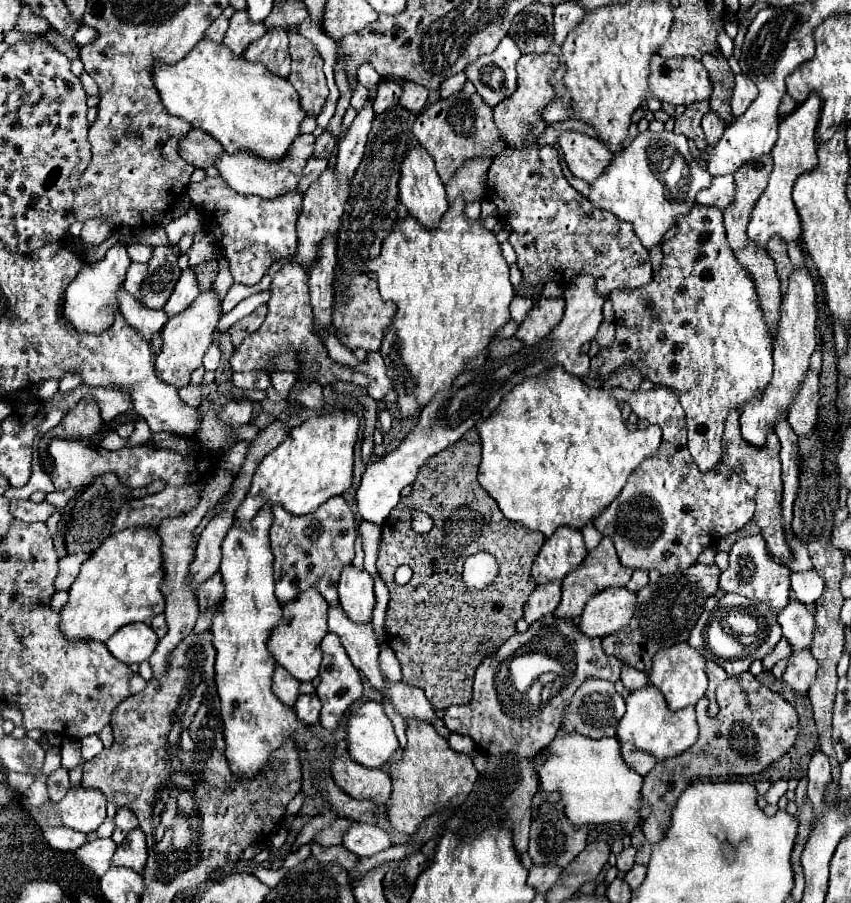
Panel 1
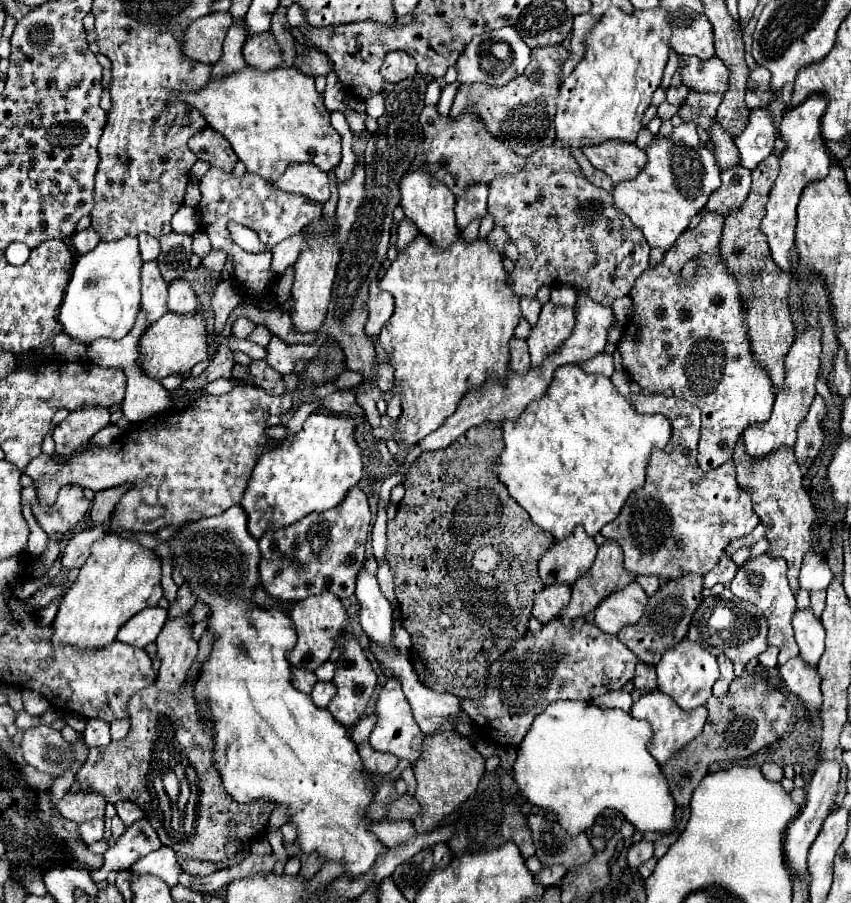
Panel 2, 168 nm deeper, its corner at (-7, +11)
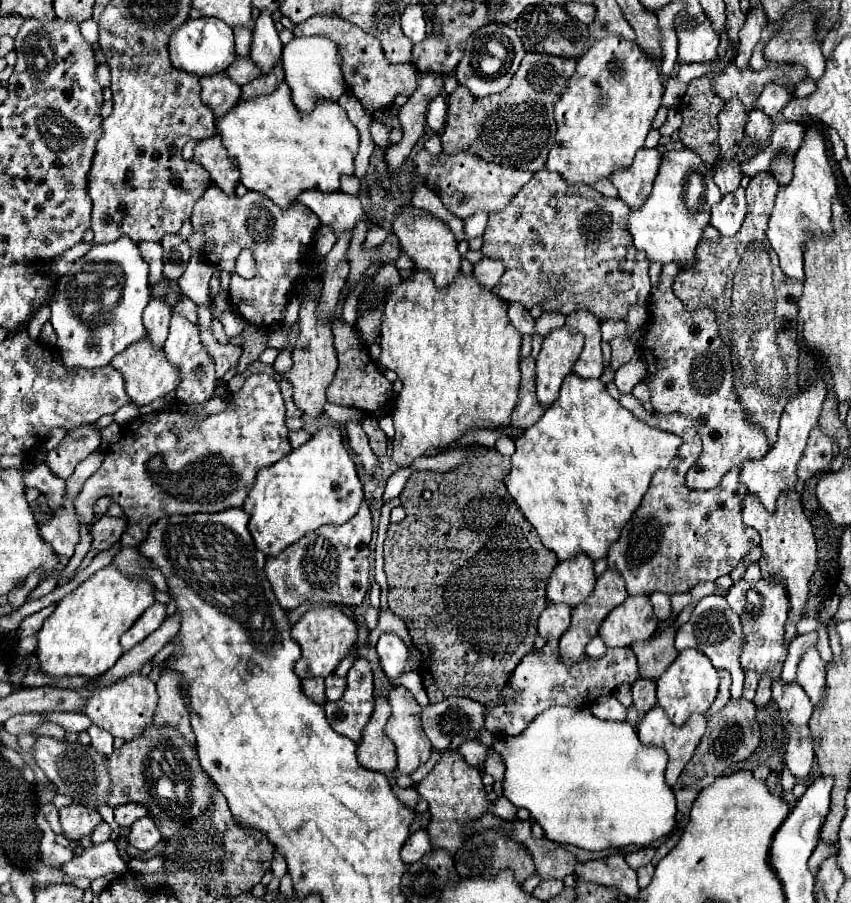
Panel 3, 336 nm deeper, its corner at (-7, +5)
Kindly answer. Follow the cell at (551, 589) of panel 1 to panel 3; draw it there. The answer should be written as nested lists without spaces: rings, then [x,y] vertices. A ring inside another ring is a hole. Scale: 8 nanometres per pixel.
[[[548,604],[538,618],[538,634],[546,640],[558,640],[570,626],[570,606]]]

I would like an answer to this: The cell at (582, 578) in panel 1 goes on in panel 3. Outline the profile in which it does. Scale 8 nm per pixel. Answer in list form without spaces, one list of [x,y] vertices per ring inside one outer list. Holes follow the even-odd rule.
[[[606,570],[598,582],[594,592],[590,594],[588,600],[584,600],[582,604],[578,604],[576,608],[572,608],[572,624],[566,630],[566,634],[560,638],[560,658],[564,664],[576,664],[582,658],[586,658],[586,644],[598,634],[600,624],[604,622],[604,618],[610,614],[610,610],[614,610],[618,604],[622,604],[628,598],[628,592],[624,588],[624,578],[618,572]]]

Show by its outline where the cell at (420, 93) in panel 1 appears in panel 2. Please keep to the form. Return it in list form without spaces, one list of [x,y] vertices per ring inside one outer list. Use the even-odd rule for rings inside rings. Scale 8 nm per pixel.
[[[430,80],[428,82],[428,88],[426,88],[426,94],[424,94],[424,102],[426,104],[436,104],[440,98],[440,86],[436,80]]]

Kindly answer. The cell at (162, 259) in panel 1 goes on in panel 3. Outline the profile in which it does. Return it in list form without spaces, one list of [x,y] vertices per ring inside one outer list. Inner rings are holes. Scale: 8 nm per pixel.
[[[166,234],[160,244],[164,248],[164,278],[178,280],[190,262],[192,250],[178,234]]]

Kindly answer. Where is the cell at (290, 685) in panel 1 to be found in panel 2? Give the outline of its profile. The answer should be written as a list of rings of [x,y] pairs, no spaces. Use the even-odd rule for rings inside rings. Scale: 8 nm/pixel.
[[[292,668],[292,686],[304,694],[310,694],[316,684],[316,674],[304,668]]]

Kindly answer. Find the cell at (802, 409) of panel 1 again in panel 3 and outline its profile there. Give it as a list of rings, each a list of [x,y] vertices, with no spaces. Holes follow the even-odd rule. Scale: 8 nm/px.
[[[814,428],[808,440],[808,446],[798,462],[798,478],[808,480],[818,472],[824,472],[832,462],[832,442],[822,434],[820,428]]]

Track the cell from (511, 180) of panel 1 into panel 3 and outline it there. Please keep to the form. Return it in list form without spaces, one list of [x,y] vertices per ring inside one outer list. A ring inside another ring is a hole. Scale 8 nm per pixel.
[[[542,168],[520,190],[514,200],[500,212],[488,218],[482,236],[482,254],[492,260],[502,260],[506,272],[492,288],[506,302],[518,302],[526,310],[542,306],[544,312],[560,312],[564,316],[588,310],[598,320],[626,320],[634,304],[646,306],[650,300],[650,262],[646,254],[636,250],[626,226],[626,206],[620,198],[606,198],[590,186],[570,186],[560,174]]]

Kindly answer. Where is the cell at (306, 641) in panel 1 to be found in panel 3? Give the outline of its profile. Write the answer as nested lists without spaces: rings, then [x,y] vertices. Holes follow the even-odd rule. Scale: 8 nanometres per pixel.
[[[326,606],[326,608],[312,608],[308,610],[294,626],[292,626],[292,638],[302,648],[302,658],[296,662],[296,674],[300,678],[314,678],[314,676],[330,676],[336,666],[342,662],[344,656],[348,656],[350,648],[356,644],[356,622],[350,620],[346,614],[342,614],[338,608]]]

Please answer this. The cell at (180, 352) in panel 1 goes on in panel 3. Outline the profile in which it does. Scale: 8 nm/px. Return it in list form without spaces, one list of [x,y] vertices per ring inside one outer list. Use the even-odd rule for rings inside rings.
[[[148,338],[136,342],[134,346],[128,346],[128,350],[124,350],[124,354],[116,354],[116,358],[112,360],[112,366],[116,370],[120,370],[120,374],[124,376],[126,394],[130,396],[132,404],[136,404],[136,406],[148,406],[154,400],[164,398],[172,390],[176,390],[176,386],[180,384],[178,370],[164,358],[164,350],[154,350],[150,346]]]

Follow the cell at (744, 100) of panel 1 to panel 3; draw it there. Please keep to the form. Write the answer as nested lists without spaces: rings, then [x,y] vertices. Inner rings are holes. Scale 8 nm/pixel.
[[[768,84],[758,102],[756,102],[756,108],[760,108],[762,112],[766,112],[768,116],[776,116],[788,102],[792,100],[792,94],[784,88],[784,86],[778,86],[778,84]]]

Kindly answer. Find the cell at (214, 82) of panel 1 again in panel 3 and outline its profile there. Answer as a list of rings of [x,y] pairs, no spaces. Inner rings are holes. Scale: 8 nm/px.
[[[280,84],[270,96],[258,96],[238,102],[226,116],[216,122],[222,142],[230,156],[238,160],[240,182],[254,192],[266,194],[276,206],[288,208],[298,202],[298,194],[306,190],[340,192],[340,178],[354,174],[354,158],[358,154],[358,130],[346,118],[344,108],[332,100],[320,100],[312,112],[298,112],[290,98],[290,88]]]

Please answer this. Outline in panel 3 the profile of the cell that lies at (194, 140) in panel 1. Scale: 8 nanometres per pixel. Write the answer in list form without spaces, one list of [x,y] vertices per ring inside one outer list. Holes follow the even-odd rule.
[[[212,136],[198,142],[198,146],[194,148],[194,160],[210,172],[212,182],[220,186],[224,194],[234,196],[234,188],[240,182],[238,180],[240,172],[234,166],[234,162],[228,158],[220,136]]]

